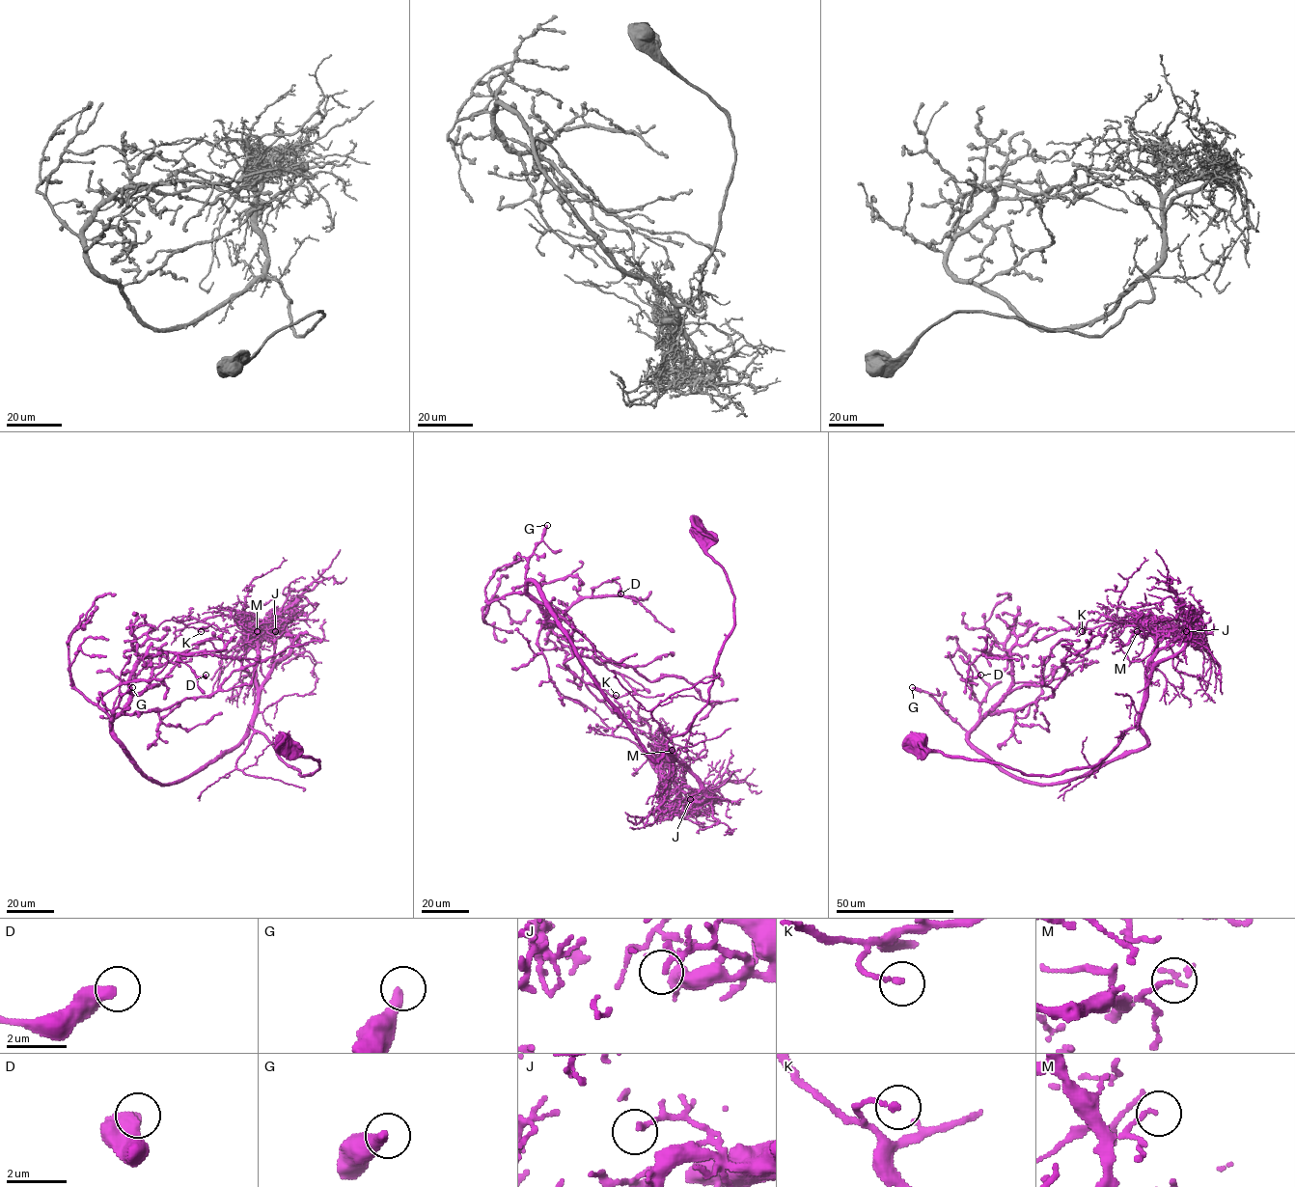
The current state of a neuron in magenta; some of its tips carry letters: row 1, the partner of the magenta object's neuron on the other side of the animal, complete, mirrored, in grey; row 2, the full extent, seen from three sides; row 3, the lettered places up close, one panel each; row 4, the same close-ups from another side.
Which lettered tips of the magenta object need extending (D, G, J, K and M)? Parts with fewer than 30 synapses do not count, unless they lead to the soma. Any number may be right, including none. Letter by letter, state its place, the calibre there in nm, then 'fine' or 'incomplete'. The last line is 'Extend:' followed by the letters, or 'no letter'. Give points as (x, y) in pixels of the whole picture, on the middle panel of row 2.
D: (620, 593) | 500 nm | fine
G: (547, 525) | 320 nm | incomplete
J: (690, 799) | 200 nm | incomplete
K: (616, 695) | 150 nm | fine
M: (672, 750) | 140 nm | fine
Extend: G, J

